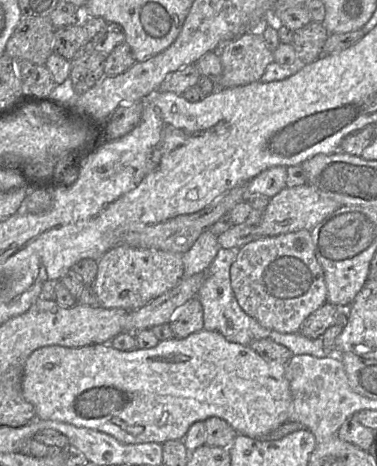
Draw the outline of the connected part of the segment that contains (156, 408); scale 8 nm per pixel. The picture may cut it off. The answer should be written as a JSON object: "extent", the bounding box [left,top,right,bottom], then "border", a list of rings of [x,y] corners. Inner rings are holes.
{"extent":[22,330,292,444],"border":[[[200,330],[186,338],[172,337],[149,349],[121,351],[109,343],[83,347],[44,346],[26,360],[22,379],[24,399],[35,409],[35,418],[72,424],[106,433],[123,444],[183,440],[192,424],[210,417],[226,421],[238,434],[263,439],[288,422],[292,406],[285,377],[287,362],[263,359],[250,346],[229,342],[216,331]]]}

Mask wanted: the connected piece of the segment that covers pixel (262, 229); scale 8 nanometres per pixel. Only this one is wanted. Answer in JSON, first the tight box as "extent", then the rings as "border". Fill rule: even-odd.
{"extent":[256,184,341,238],"border":[[[308,184],[286,187],[269,199],[269,203],[256,225],[256,236],[258,238],[271,237],[299,230],[311,231],[319,222],[339,207],[341,205],[320,195]]]}

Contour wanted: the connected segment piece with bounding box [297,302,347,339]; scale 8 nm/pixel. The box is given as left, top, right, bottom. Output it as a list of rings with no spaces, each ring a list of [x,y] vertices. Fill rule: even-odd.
[[[325,302],[304,320],[297,333],[311,339],[317,339],[322,337],[325,331],[332,325],[336,323],[345,324],[346,320],[347,307],[339,307]]]

